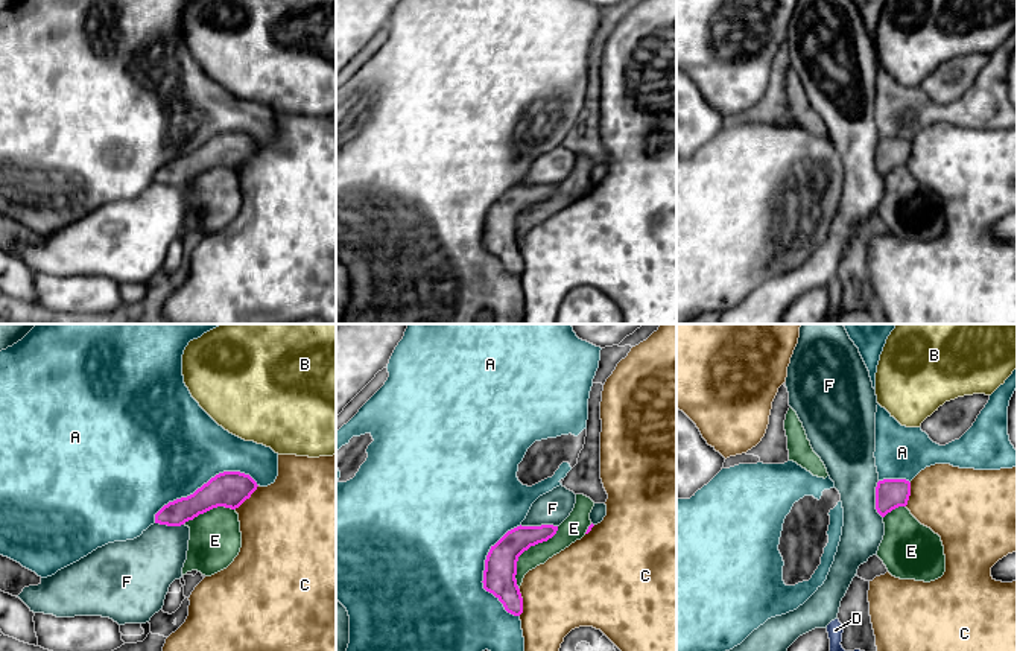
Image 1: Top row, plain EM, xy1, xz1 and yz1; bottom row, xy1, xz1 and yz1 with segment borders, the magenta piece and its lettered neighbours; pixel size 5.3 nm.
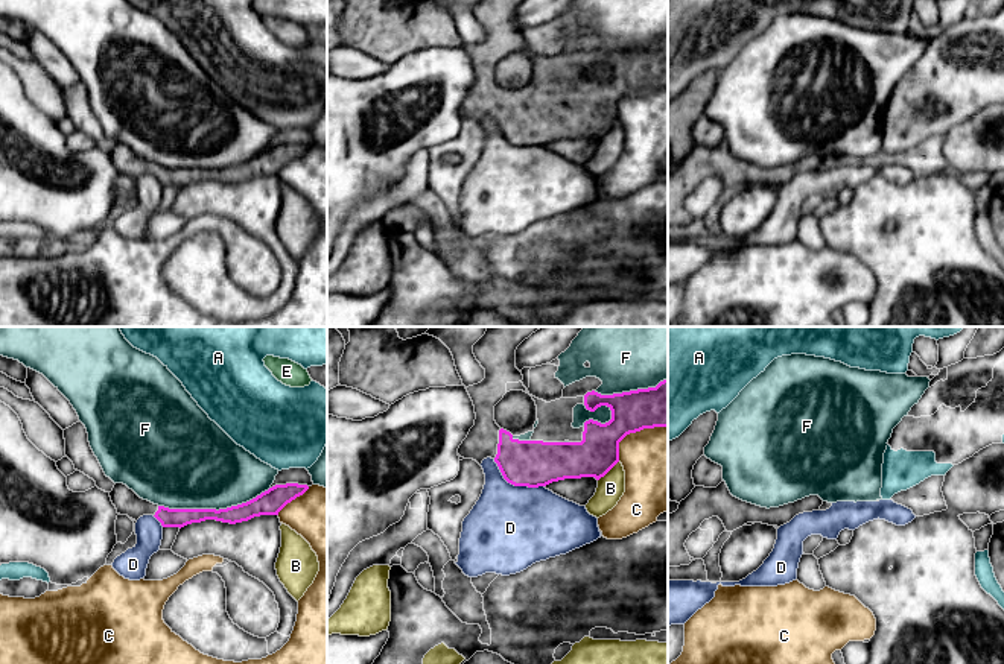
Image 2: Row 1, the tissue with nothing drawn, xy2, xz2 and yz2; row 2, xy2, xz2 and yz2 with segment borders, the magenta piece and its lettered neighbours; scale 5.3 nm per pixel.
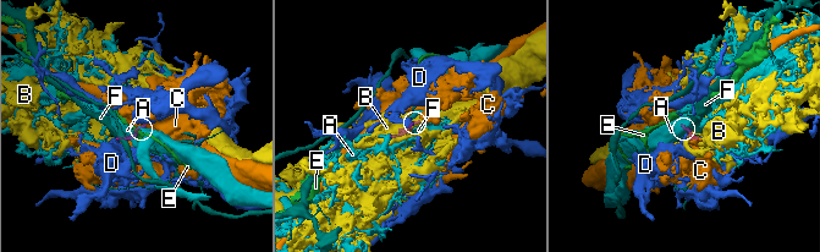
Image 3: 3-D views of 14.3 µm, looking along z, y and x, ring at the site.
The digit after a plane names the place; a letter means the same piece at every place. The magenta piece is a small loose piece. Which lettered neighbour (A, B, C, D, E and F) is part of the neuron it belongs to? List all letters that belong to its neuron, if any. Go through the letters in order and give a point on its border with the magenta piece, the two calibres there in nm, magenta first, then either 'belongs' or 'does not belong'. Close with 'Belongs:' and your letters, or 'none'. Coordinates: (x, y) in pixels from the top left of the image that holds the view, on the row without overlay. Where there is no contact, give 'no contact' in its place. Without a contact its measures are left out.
A: meets magenta in xy1 at (204, 143); 190 nm thick on the magenta side, 500 nm on the other; does not belong
B: meets magenta in xz2 at (607, 131); 220 nm thick on the magenta side, 140 nm on the other; does not belong
C: meets magenta in xz2 at (633, 91); 240 nm thick on the magenta side, 440 nm on the other; does not belong
D: meets magenta in xz2 at (514, 145); 240 nm thick on the magenta side, 440 nm on the other; does not belong
E: meets magenta in xz1 at (523, 210); 180 nm thick on the magenta side, 110 nm on the other; does not belong
F: meets magenta in xy2 at (213, 169); 100 nm thick on the magenta side, 460 nm on the other; does not belong
Belongs: none

